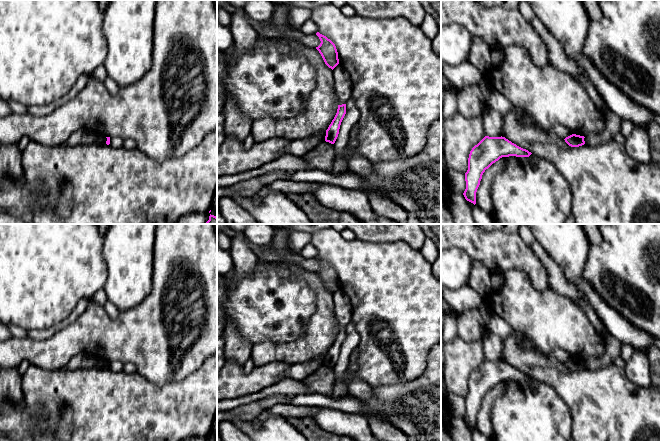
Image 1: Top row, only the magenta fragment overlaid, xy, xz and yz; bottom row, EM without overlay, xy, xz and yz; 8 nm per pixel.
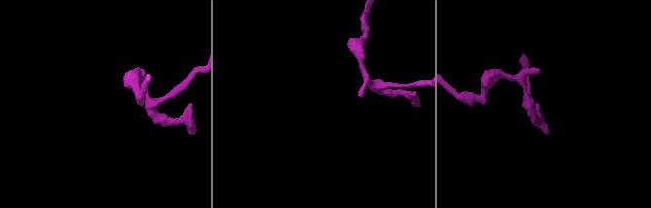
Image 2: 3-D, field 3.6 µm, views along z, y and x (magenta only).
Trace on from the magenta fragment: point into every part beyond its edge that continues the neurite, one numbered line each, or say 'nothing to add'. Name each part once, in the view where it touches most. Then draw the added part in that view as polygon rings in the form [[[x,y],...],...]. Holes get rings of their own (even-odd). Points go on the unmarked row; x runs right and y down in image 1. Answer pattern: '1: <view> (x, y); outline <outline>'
nothing to add

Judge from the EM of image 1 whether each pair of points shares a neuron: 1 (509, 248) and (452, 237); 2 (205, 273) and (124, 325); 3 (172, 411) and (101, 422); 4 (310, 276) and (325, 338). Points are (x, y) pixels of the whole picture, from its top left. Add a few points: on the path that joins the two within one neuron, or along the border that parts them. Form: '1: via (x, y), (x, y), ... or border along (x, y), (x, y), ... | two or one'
1: via (495, 248), (482, 246), (466, 237) | one
2: via (179, 259), (163, 270), (159, 296), (150, 305) | one
3: via (154, 419), (147, 422), (119, 422) | one
4: via (320, 291), (324, 298), (324, 323) | one

